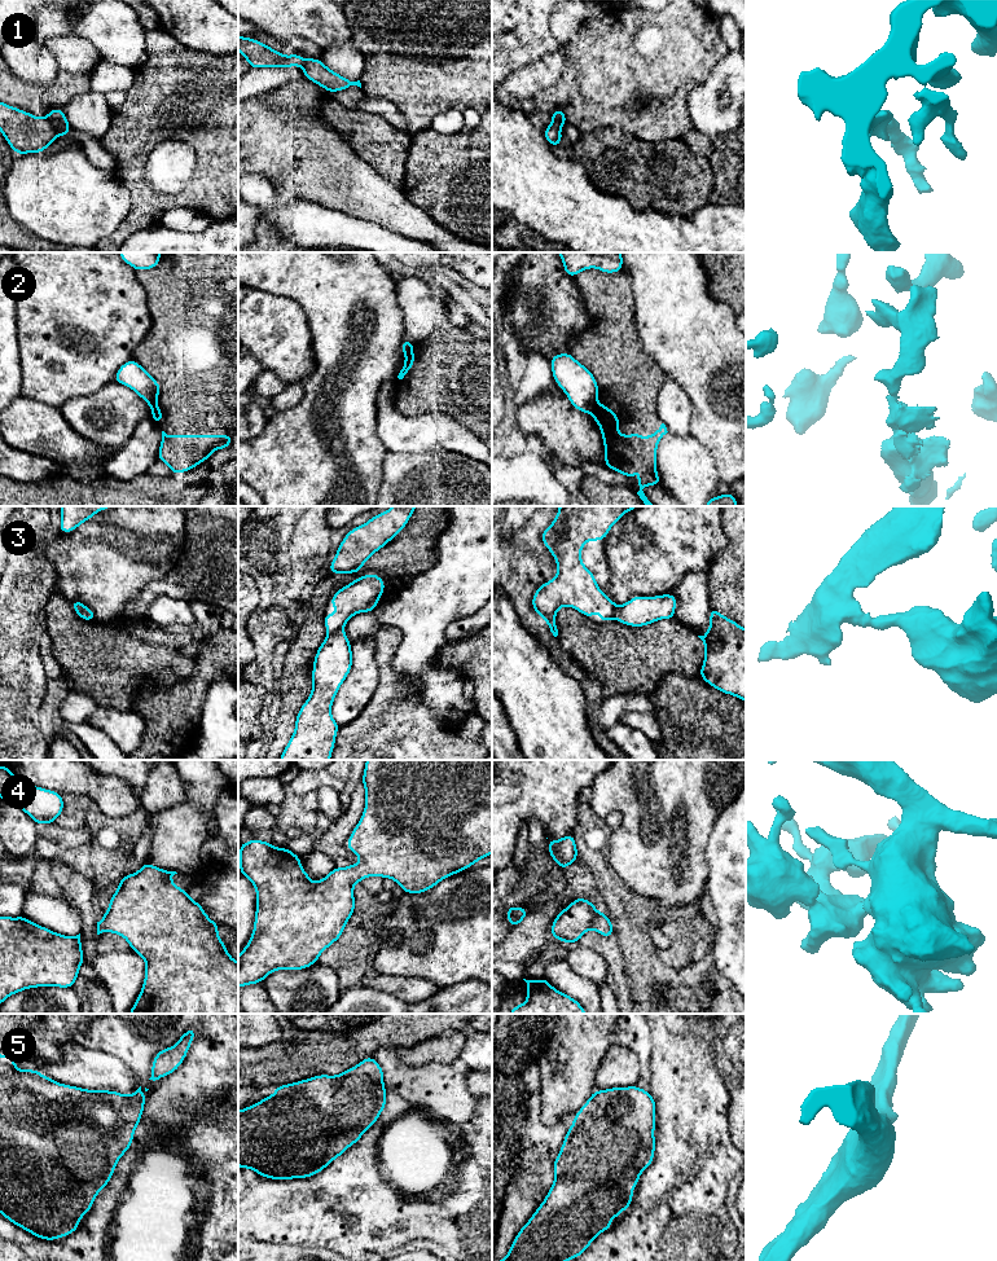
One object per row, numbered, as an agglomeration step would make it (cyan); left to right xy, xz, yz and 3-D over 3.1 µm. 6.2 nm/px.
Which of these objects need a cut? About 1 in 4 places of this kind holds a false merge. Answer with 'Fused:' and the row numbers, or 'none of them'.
Fused: 1, 2, 3

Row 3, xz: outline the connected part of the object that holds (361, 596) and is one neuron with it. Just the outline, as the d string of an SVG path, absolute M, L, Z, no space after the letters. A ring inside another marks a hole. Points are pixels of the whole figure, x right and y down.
M368 574L337 590L330 598L330 603L339 612L324 616L328 634L342 629L353 615L372 612L378 606L378 599L383 592L385 580L375 574Z

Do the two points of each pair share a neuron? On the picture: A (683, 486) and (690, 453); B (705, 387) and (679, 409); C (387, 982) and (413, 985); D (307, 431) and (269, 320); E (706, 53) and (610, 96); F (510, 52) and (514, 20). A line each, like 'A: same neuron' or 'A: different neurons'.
A: same neuron
B: different neurons
C: same neuron
D: different neurons
E: same neuron
F: same neuron

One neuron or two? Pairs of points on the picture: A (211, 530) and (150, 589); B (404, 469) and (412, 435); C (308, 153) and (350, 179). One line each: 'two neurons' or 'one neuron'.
A: one neuron
B: two neurons
C: one neuron

